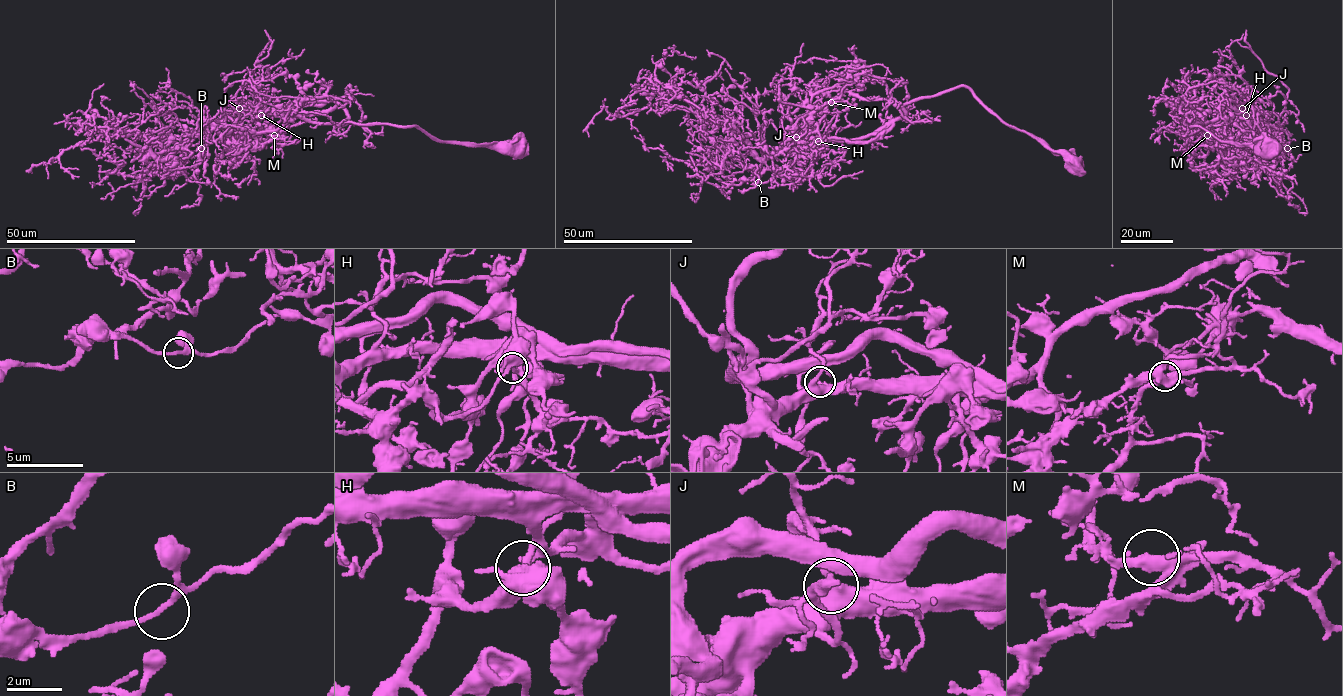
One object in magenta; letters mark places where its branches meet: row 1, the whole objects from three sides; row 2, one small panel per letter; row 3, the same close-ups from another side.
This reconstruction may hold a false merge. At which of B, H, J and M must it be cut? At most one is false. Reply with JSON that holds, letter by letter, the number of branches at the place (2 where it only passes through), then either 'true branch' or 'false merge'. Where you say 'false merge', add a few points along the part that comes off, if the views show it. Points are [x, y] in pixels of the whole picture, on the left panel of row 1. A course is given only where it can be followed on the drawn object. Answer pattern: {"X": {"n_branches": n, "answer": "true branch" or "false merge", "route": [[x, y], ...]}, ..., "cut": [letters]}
{"B": {"n_branches": 2, "answer": "true branch"}, "H": {"n_branches": 2, "answer": "true branch"}, "J": {"n_branches": 2, "answer": "true branch"}, "M": {"n_branches": 2, "answer": "true branch"}, "cut": []}

